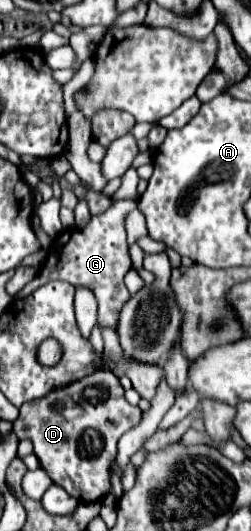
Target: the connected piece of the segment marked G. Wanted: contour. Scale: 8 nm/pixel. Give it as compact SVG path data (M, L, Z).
M113 199L113 205L99 213L93 215L91 221L87 223L85 229L67 229L63 231L57 239L51 241L51 247L47 251L47 259L41 265L37 277L29 281L17 297L27 297L35 289L39 289L47 281L67 281L71 285L85 285L91 287L93 293L97 295L99 301L99 327L117 327L117 315L129 299L129 291L123 283L125 273L131 269L131 259L127 251L127 235L125 235L125 215L137 207L137 201L133 199Z

